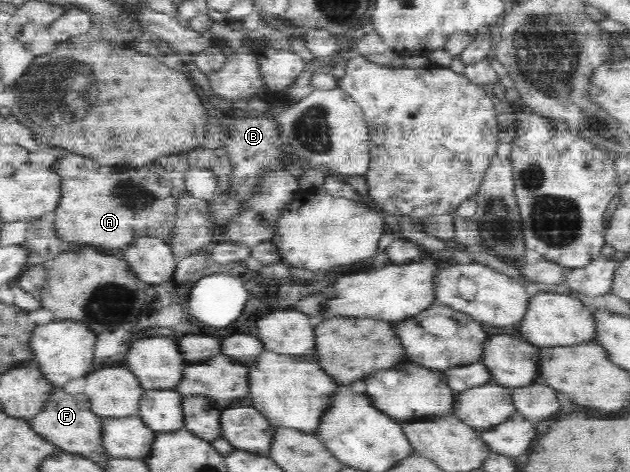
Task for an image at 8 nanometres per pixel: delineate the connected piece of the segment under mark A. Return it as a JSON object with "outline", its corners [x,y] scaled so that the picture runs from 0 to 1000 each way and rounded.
{"outline":[[[317,309],[302,324],[257,333],[248,350],[225,350],[210,358],[181,358],[159,350],[149,333],[108,322],[84,350],[100,383],[100,411],[87,443],[90,492],[98,506],[130,511],[135,521],[171,528],[194,525],[225,498],[254,498],[254,477],[276,479],[281,453],[273,456],[281,426],[295,405],[292,367],[298,356],[321,356],[343,369],[351,407],[367,403],[373,350],[360,311],[330,316]]]}

